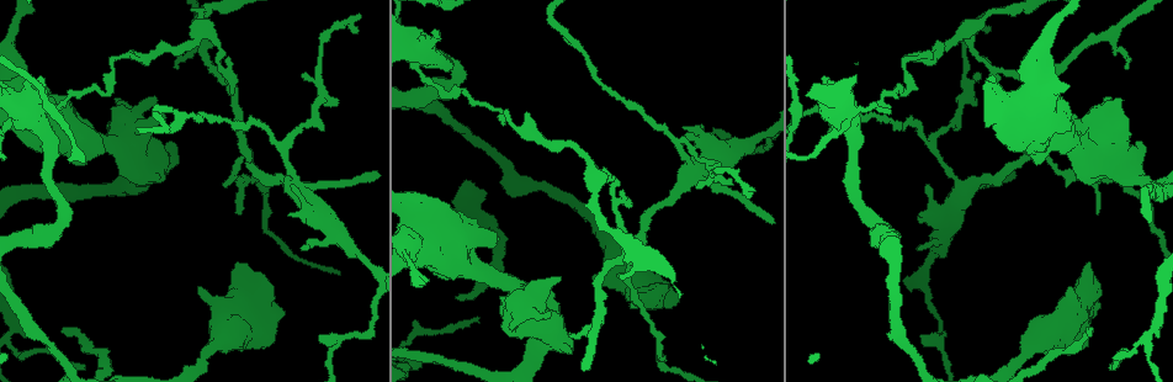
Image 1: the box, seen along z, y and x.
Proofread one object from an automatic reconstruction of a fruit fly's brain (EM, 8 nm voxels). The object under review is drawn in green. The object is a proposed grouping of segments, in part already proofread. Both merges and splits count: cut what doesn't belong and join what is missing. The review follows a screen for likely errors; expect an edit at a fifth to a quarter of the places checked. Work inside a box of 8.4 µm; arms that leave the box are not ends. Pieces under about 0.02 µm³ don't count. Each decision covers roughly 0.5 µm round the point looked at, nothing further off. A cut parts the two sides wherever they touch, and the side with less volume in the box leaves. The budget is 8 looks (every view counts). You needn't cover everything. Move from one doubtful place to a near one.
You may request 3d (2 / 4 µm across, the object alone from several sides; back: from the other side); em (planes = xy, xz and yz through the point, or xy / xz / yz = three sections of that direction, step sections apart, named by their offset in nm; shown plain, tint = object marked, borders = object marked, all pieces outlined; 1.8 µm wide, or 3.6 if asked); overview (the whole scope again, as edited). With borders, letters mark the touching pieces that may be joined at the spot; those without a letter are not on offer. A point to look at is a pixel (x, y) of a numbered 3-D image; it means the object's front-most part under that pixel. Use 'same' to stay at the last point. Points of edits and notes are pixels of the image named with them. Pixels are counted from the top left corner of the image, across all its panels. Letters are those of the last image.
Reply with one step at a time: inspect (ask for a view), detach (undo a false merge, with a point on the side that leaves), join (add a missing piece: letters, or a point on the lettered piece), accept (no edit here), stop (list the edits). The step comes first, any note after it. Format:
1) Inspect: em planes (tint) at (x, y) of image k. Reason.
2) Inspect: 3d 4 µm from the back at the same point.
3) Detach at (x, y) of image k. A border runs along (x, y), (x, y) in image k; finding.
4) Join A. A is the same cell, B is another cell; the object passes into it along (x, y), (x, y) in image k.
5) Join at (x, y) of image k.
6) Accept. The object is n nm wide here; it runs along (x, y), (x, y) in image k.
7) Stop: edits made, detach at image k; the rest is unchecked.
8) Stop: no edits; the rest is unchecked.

Inspect: em planes (tint) at (551, 313) of image 1. Free end.

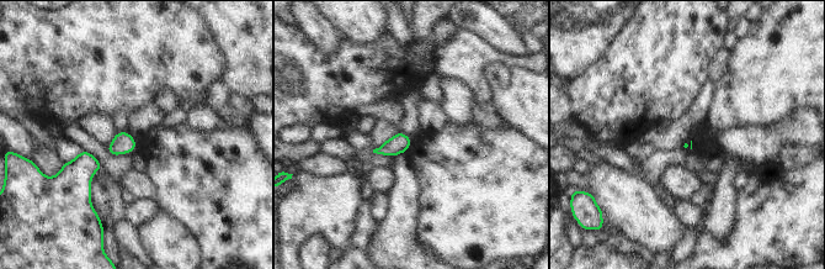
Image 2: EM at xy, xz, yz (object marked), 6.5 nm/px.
Inspect: em planes (borders) at the same point.

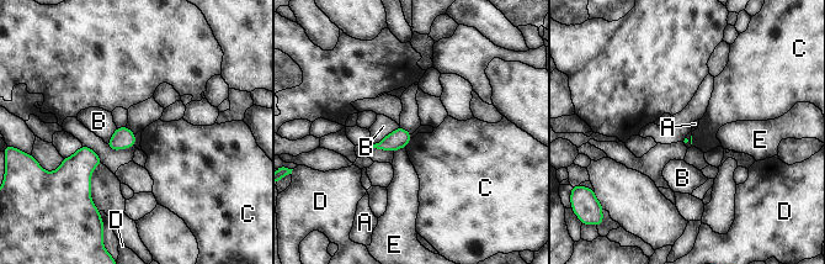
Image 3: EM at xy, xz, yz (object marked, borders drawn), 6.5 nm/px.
Accept. A, B, C, D and E are other cells; a border runs along (411, 138), (405, 147) in image 3; none of them fits.

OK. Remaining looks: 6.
Inspect: 3d 4 µm at (978, 74) of image 1. Branch stops here.

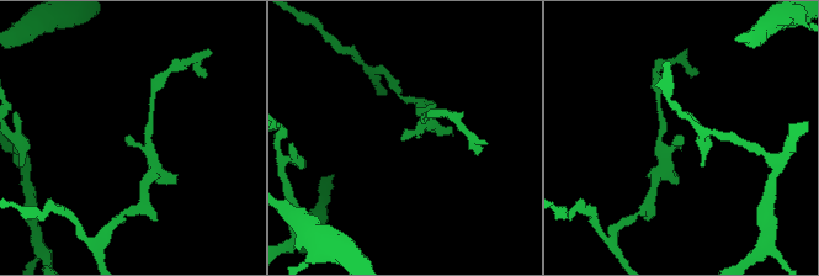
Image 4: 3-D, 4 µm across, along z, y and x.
Inspect: em planes (borders) at (126, 142) of image 4. Need the tissue.

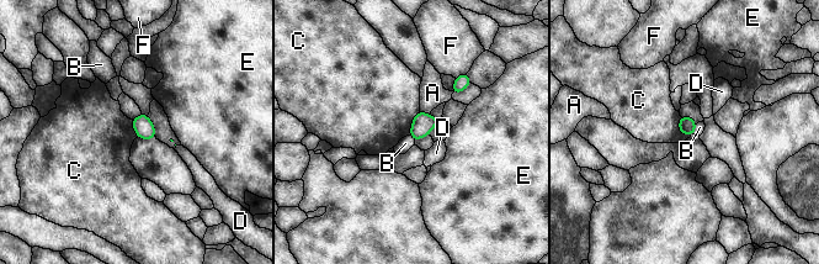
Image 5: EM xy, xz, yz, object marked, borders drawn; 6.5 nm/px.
Accept. The longest contact is with C, 150 nm; A, B, C, D, E and F are other cells; a border runs along (679, 116), (679, 131), (690, 136) in image 5; no lettered piece goes on from it.

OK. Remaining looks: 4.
Inspect: em planes (tint) at (966, 31) of image 1.

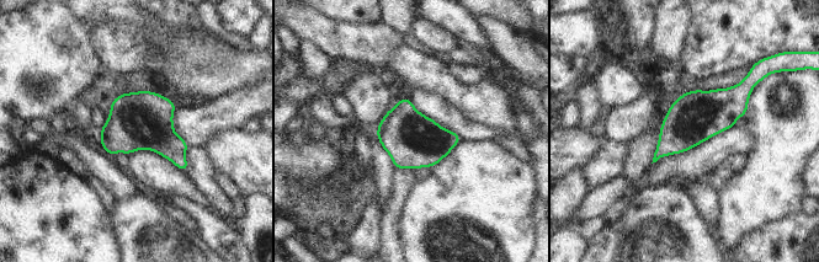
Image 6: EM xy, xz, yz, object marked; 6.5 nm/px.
Inspect: em planes (borders) at the same point.

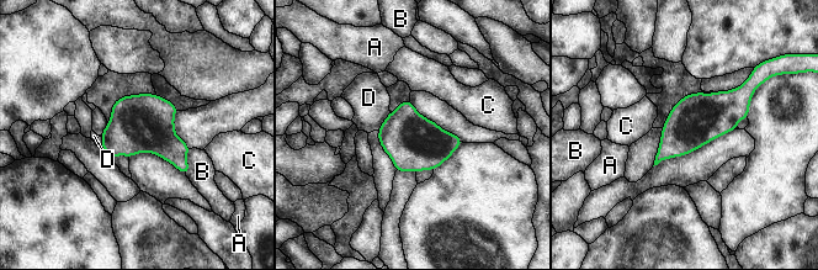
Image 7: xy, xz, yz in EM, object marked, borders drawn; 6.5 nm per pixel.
Accept. The longest contact is with B, 190 nm; A, B, C and D are other cells; continuous, no second neuron.

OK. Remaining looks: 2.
Stop: no edits; the rest is unchecked.

